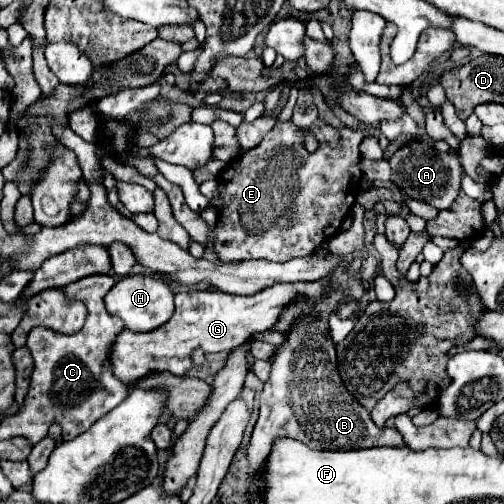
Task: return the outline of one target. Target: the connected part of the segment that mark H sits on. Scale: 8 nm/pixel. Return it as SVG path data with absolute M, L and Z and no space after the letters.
M133 275L119 279L105 297L105 305L111 315L117 315L125 321L125 327L131 331L153 331L167 323L173 315L173 291L161 277Z

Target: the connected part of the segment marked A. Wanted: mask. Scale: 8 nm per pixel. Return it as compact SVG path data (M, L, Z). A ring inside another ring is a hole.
M417 139L403 145L391 159L391 185L401 189L409 199L425 201L437 209L447 209L461 191L463 167L457 155L439 153L433 145L433 139Z

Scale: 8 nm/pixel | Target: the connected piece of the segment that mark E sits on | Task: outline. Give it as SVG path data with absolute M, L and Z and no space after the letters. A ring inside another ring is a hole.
M317 119L311 127L301 129L287 123L277 123L263 141L233 159L219 175L219 195L223 207L219 209L219 221L213 229L213 251L221 263L245 261L245 259L269 259L275 263L285 263L293 257L313 255L315 249L339 233L343 219L349 215L351 207L361 193L363 173L359 169L361 153L359 143L363 141L363 131L359 129L337 129L323 119ZM309 131L319 141L315 153L307 153L303 133Z

